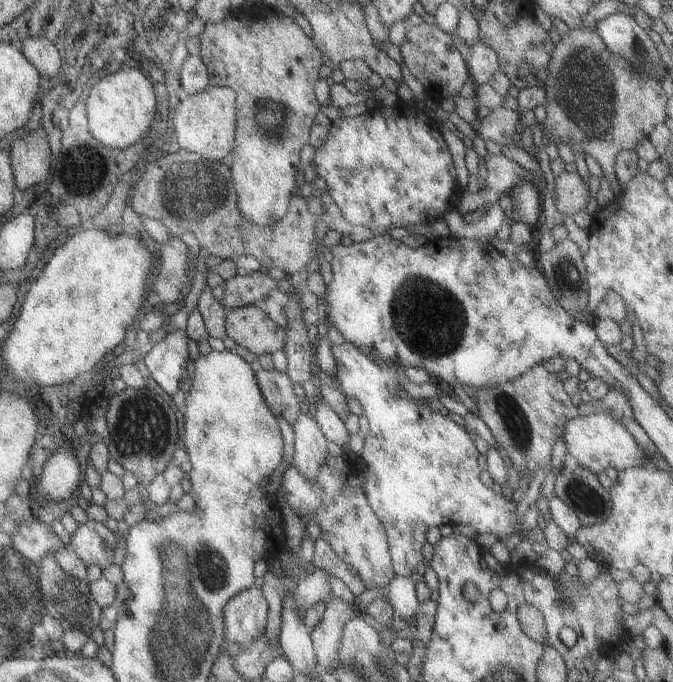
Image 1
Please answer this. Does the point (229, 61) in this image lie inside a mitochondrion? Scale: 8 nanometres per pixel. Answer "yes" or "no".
no

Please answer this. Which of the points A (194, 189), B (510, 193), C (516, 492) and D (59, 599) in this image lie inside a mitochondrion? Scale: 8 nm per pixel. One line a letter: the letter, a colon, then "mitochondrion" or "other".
A: mitochondrion
B: other
C: other
D: mitochondrion

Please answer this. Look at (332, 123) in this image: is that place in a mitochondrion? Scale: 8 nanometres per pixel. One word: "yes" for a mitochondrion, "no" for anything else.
no

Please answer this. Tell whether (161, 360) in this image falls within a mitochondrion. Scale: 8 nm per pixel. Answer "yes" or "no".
no

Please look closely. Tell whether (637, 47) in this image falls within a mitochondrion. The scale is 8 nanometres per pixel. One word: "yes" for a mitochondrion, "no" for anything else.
no

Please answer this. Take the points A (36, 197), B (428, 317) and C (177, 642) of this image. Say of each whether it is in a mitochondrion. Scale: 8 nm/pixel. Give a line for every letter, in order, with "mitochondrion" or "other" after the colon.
A: other
B: mitochondrion
C: mitochondrion

